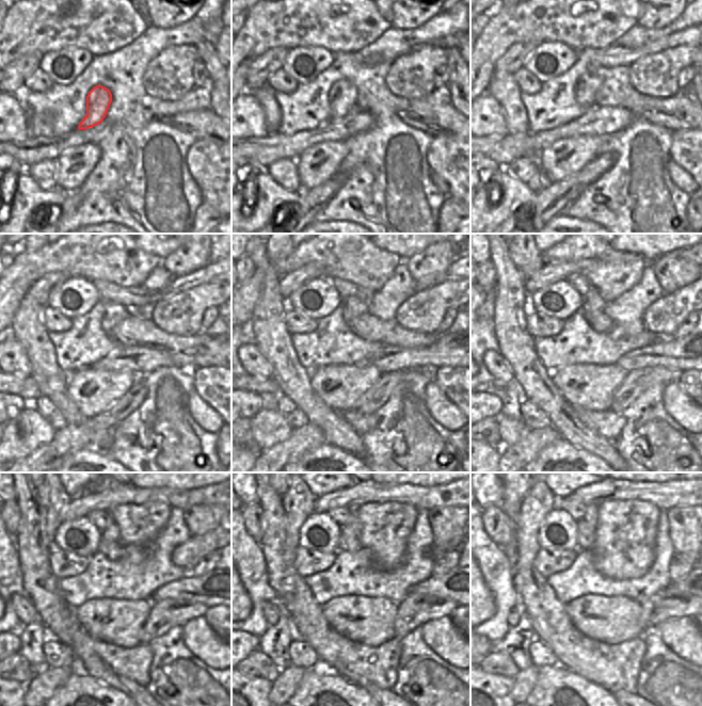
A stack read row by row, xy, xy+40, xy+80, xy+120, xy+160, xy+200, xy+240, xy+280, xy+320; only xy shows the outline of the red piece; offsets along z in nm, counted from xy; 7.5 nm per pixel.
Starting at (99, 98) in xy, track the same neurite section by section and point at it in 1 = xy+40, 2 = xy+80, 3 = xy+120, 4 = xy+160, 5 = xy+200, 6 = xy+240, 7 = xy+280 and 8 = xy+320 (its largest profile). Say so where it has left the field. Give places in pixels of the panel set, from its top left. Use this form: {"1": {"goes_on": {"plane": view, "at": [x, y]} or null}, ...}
{"1": {"goes_on": {"plane": "xy+40", "at": [342, 95]}}, "2": {"goes_on": {"plane": "xy+80", "at": [587, 86]}}, "3": {"goes_on": {"plane": "xy+120", "at": [114, 314]}}, "4": {"goes_on": {"plane": "xy+160", "at": [352, 307]}}, "5": {"goes_on": {"plane": "xy+200", "at": [591, 302]}}, "6": {"goes_on": {"plane": "xy+240", "at": [112, 533]}}, "7": {"goes_on": {"plane": "xy+280", "at": [352, 522]}}, "8": {"goes_on": {"plane": "xy+320", "at": [591, 514]}}}

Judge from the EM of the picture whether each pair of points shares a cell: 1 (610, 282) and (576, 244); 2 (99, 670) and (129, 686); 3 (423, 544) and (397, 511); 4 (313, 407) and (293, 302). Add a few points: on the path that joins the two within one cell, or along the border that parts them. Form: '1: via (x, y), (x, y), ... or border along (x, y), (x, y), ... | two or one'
1: via (610, 268), (610, 261), (600, 251), (590, 249) | one
2: via (107, 676), (122, 684) | one
3: border along (417, 509), (417, 519), (403, 554) | two
4: border along (286, 300), (286, 304), (289, 307) | two

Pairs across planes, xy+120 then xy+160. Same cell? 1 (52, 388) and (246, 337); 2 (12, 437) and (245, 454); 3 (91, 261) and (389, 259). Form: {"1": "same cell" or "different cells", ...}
{"1": "different cells", "2": "different cells", "3": "same cell"}

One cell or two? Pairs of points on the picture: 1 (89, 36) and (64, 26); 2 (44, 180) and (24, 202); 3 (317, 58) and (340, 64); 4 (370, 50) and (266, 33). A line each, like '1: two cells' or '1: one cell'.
1: one cell
2: two cells
3: two cells
4: two cells

